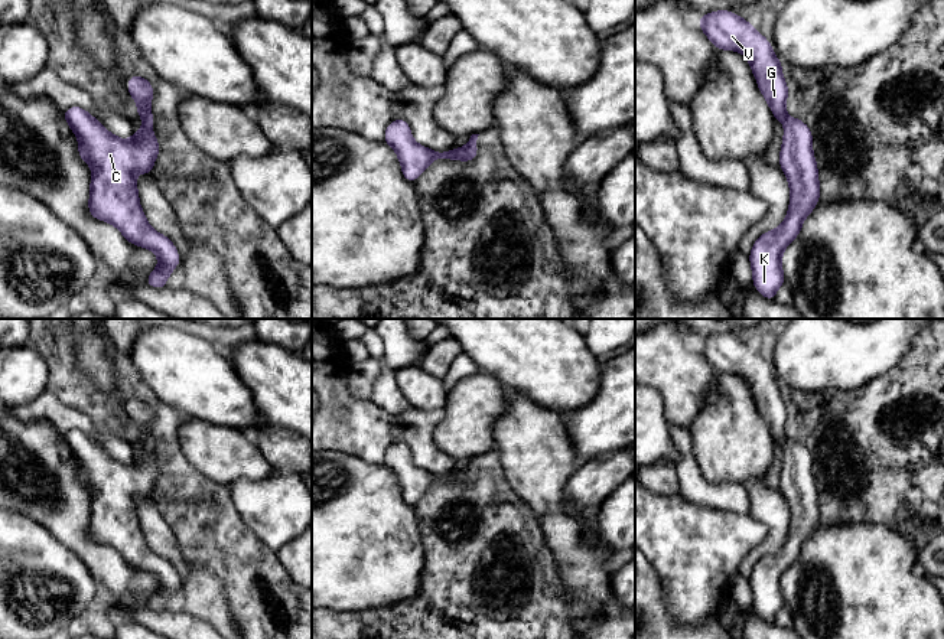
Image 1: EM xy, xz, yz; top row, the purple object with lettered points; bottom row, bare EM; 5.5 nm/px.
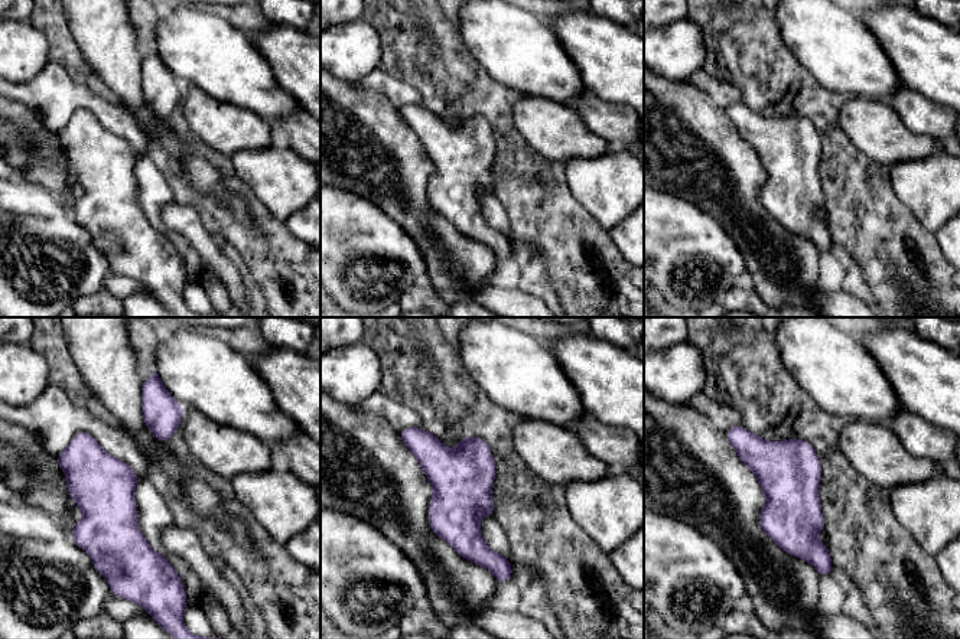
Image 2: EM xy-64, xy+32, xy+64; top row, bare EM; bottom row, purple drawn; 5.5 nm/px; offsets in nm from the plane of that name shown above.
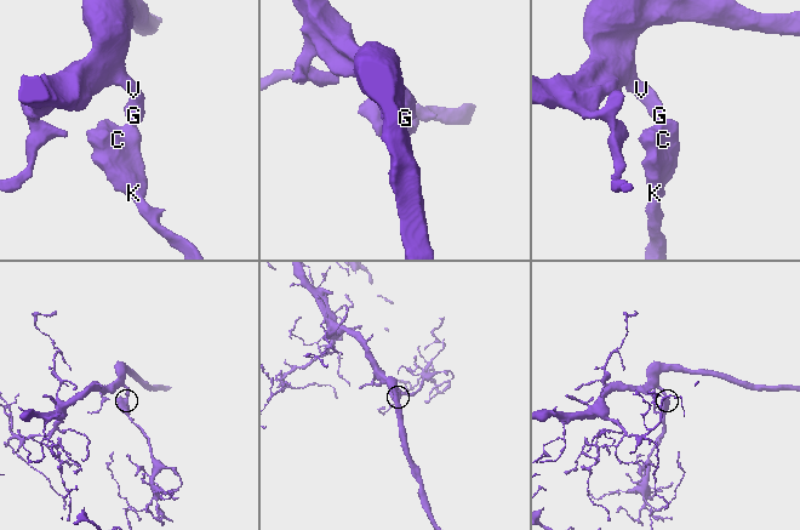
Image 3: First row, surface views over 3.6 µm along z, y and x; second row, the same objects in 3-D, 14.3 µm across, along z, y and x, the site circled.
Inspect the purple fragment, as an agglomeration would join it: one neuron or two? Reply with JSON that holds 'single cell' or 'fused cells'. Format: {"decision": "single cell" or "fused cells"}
{"decision": "single cell"}

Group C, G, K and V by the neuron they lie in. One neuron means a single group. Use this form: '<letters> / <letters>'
C G K V

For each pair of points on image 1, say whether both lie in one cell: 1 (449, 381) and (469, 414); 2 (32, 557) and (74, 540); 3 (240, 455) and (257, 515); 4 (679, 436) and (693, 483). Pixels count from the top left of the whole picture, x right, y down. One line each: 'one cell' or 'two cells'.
1: two cells
2: two cells
3: two cells
4: one cell

